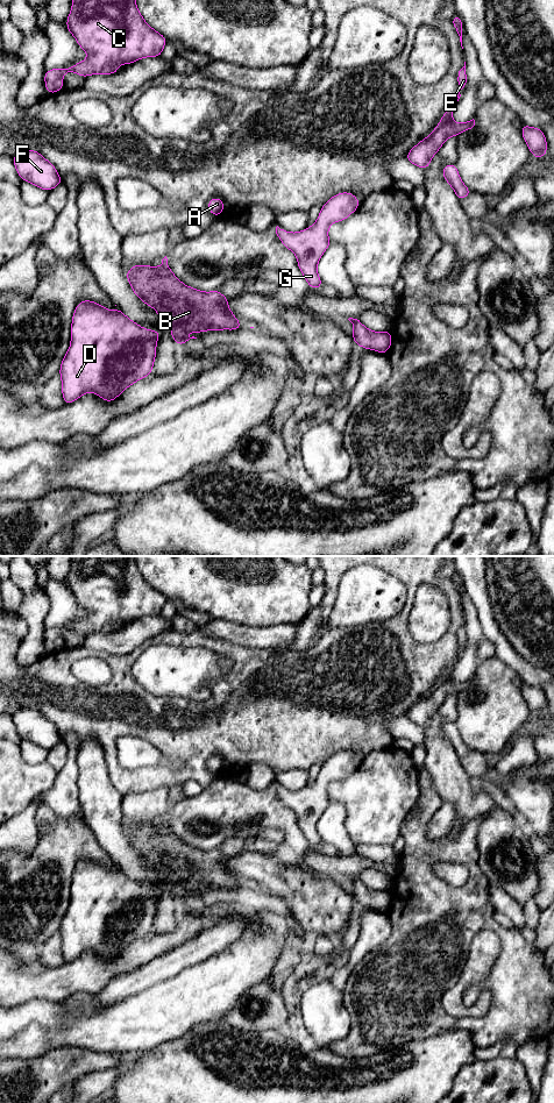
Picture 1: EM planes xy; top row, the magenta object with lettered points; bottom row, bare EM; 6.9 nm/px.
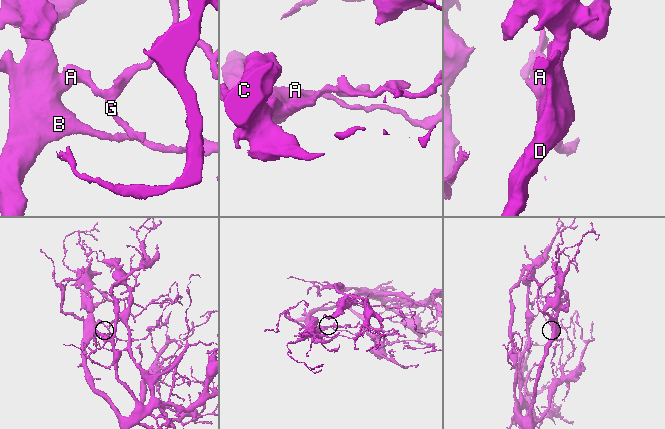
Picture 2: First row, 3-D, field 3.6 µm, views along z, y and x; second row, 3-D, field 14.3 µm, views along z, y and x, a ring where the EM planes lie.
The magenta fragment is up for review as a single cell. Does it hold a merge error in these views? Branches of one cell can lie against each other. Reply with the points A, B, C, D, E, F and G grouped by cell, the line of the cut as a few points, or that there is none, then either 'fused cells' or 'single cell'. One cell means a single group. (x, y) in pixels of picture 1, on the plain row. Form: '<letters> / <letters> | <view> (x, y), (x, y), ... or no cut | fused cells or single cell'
A B C D E F G | no cut | single cell

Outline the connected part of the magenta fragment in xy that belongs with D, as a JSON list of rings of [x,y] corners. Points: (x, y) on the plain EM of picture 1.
[[[81,859],[77,863],[70,888],[71,903],[58,930],[64,963],[76,960],[86,951],[94,951],[111,961],[136,939],[151,932],[161,891],[140,885],[116,867],[116,870],[106,868],[92,859]]]

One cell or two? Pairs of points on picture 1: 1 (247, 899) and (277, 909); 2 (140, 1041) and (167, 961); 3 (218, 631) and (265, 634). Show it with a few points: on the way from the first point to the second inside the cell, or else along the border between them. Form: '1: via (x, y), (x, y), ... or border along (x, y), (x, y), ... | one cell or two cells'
1: via (254, 899), (270, 902) | one cell
2: border along (184, 968), (175, 975), (135, 994) | two cells
3: via (229, 631), (239, 634), (254, 634) | one cell

